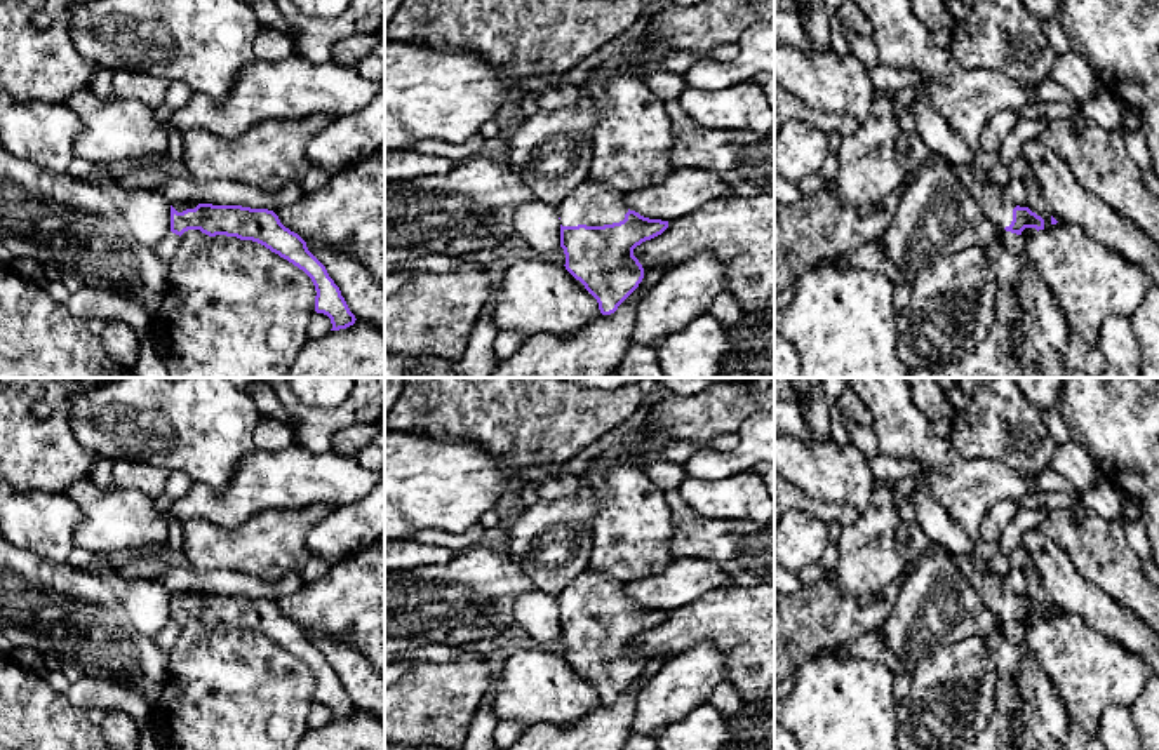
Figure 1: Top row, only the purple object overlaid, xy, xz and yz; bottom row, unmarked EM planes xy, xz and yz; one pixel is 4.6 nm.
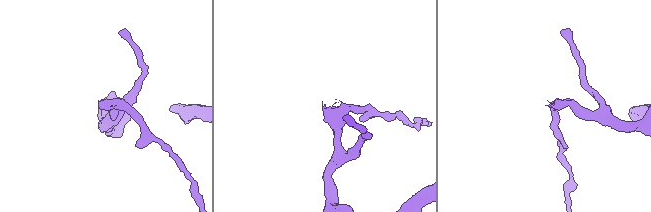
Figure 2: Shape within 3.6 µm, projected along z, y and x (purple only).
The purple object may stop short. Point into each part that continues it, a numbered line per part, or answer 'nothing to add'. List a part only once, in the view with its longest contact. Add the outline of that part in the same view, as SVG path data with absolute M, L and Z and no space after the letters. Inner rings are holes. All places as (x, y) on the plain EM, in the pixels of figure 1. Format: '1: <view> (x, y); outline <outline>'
1: xz (592, 594); outline M586 566L578 578L569 583L559 595L562 616L604 616L625 609L628 597L618 579L602 576Z

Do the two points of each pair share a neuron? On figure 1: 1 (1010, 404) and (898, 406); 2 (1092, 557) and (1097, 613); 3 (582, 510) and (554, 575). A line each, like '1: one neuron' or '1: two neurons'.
1: two neurons
2: two neurons
3: one neuron

